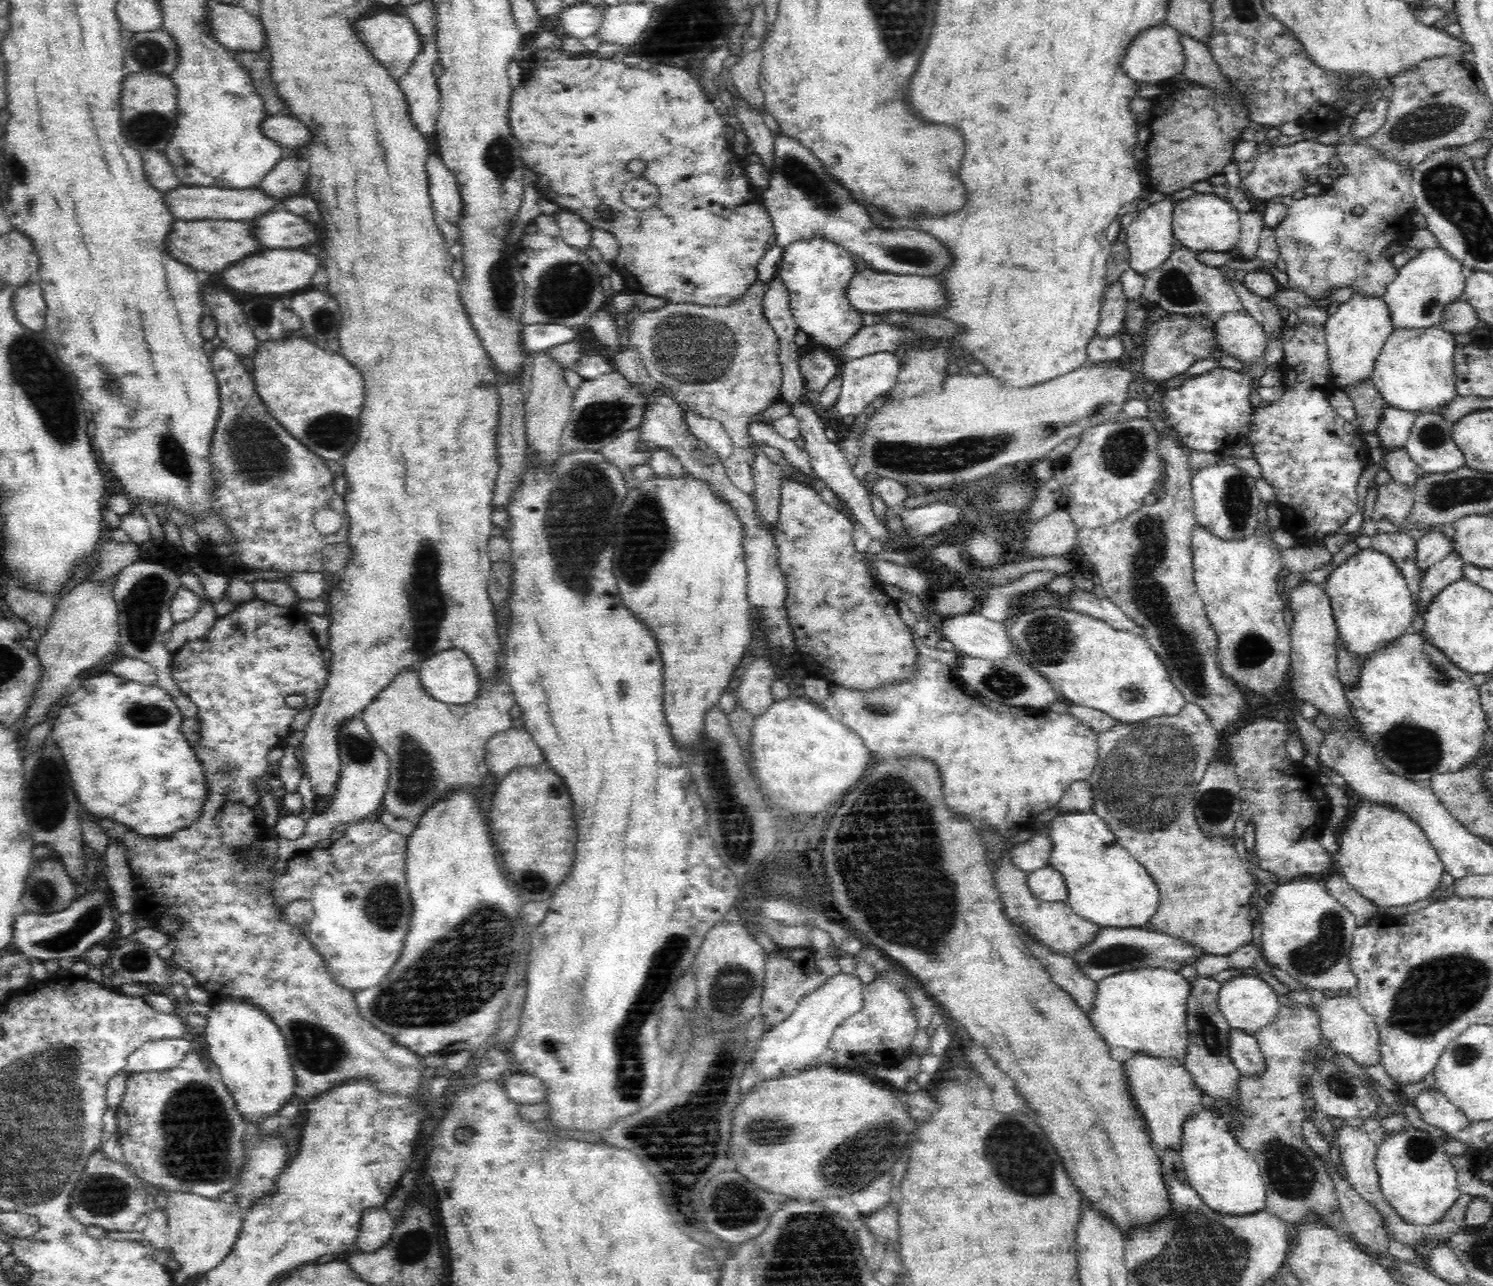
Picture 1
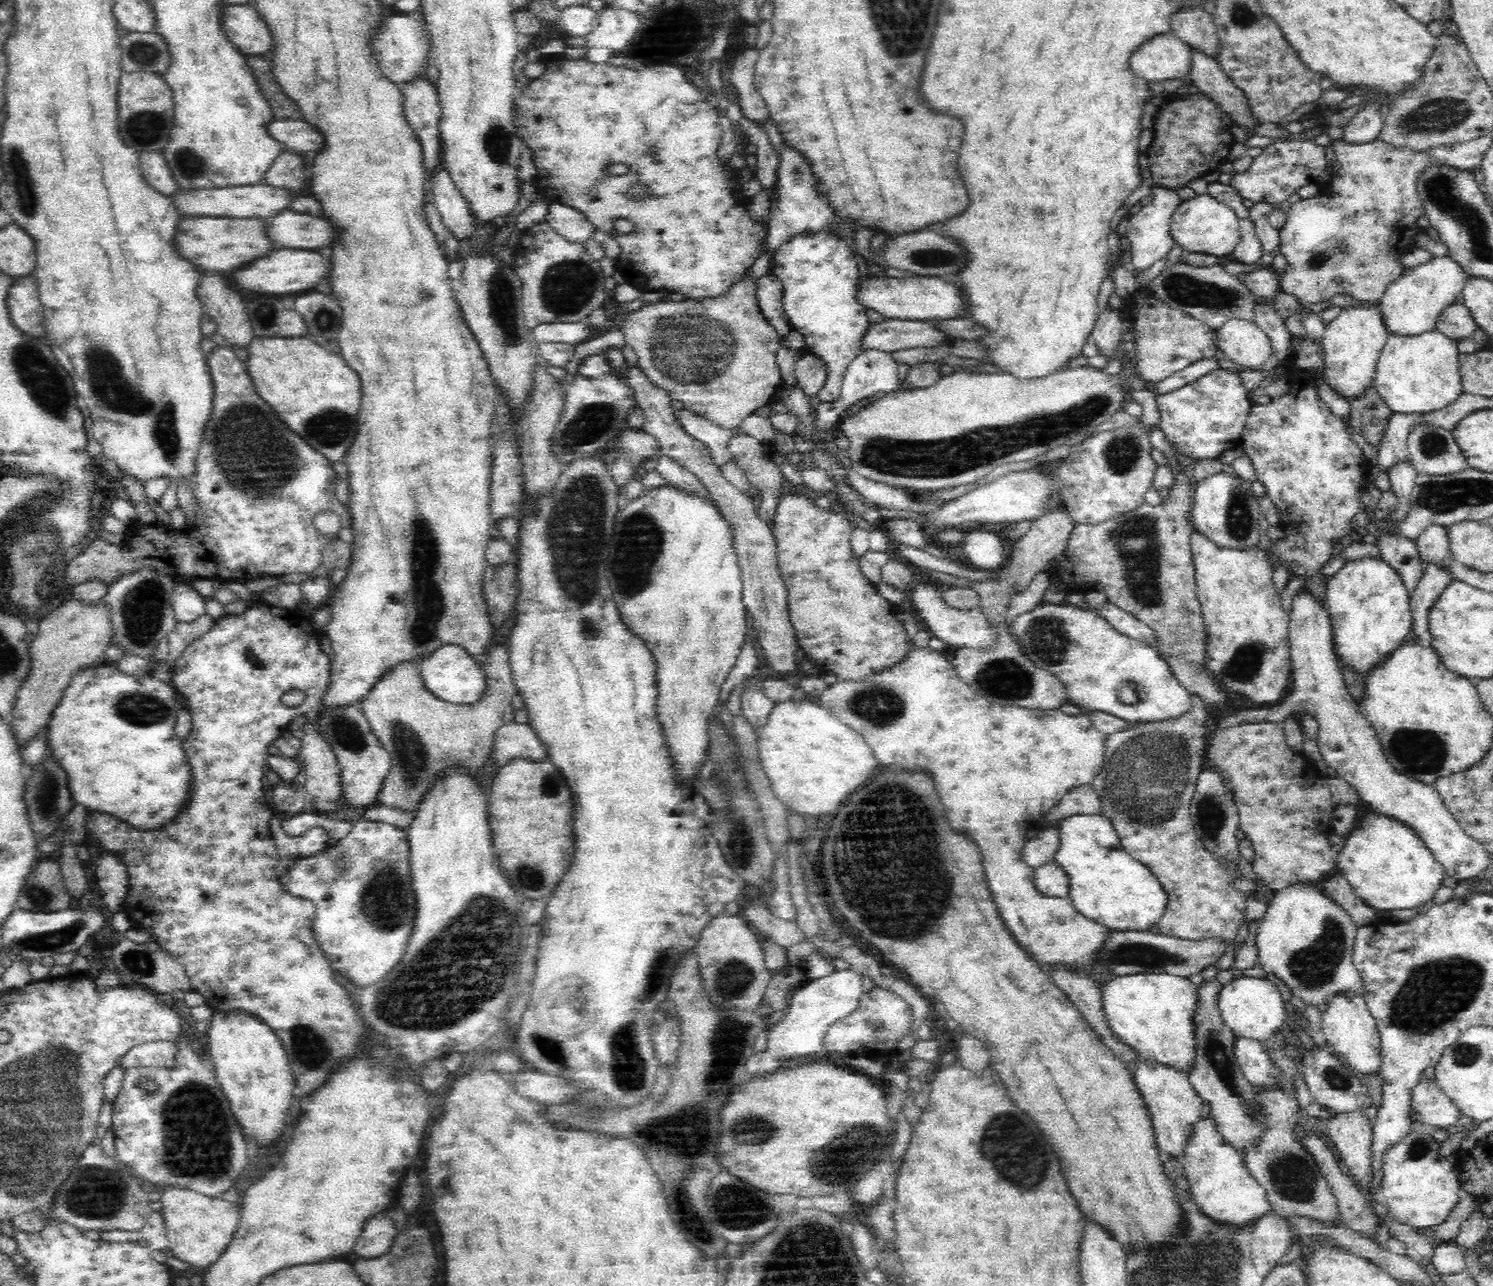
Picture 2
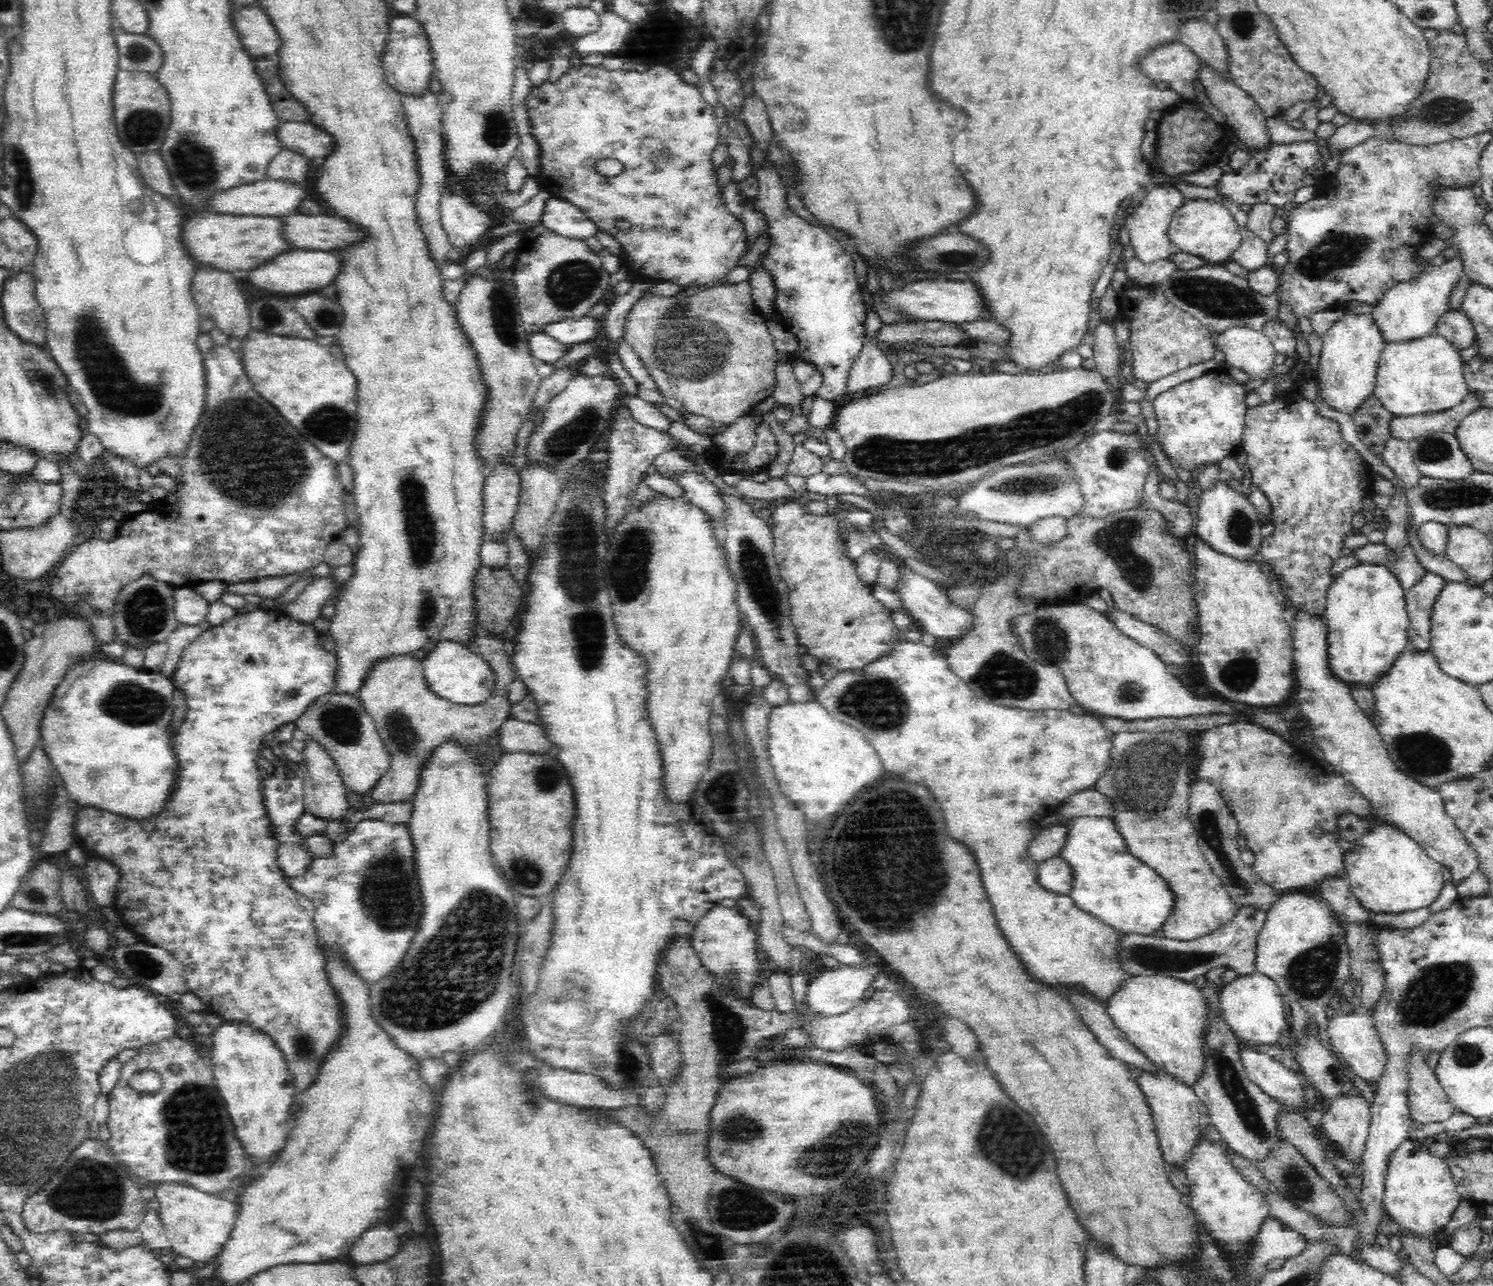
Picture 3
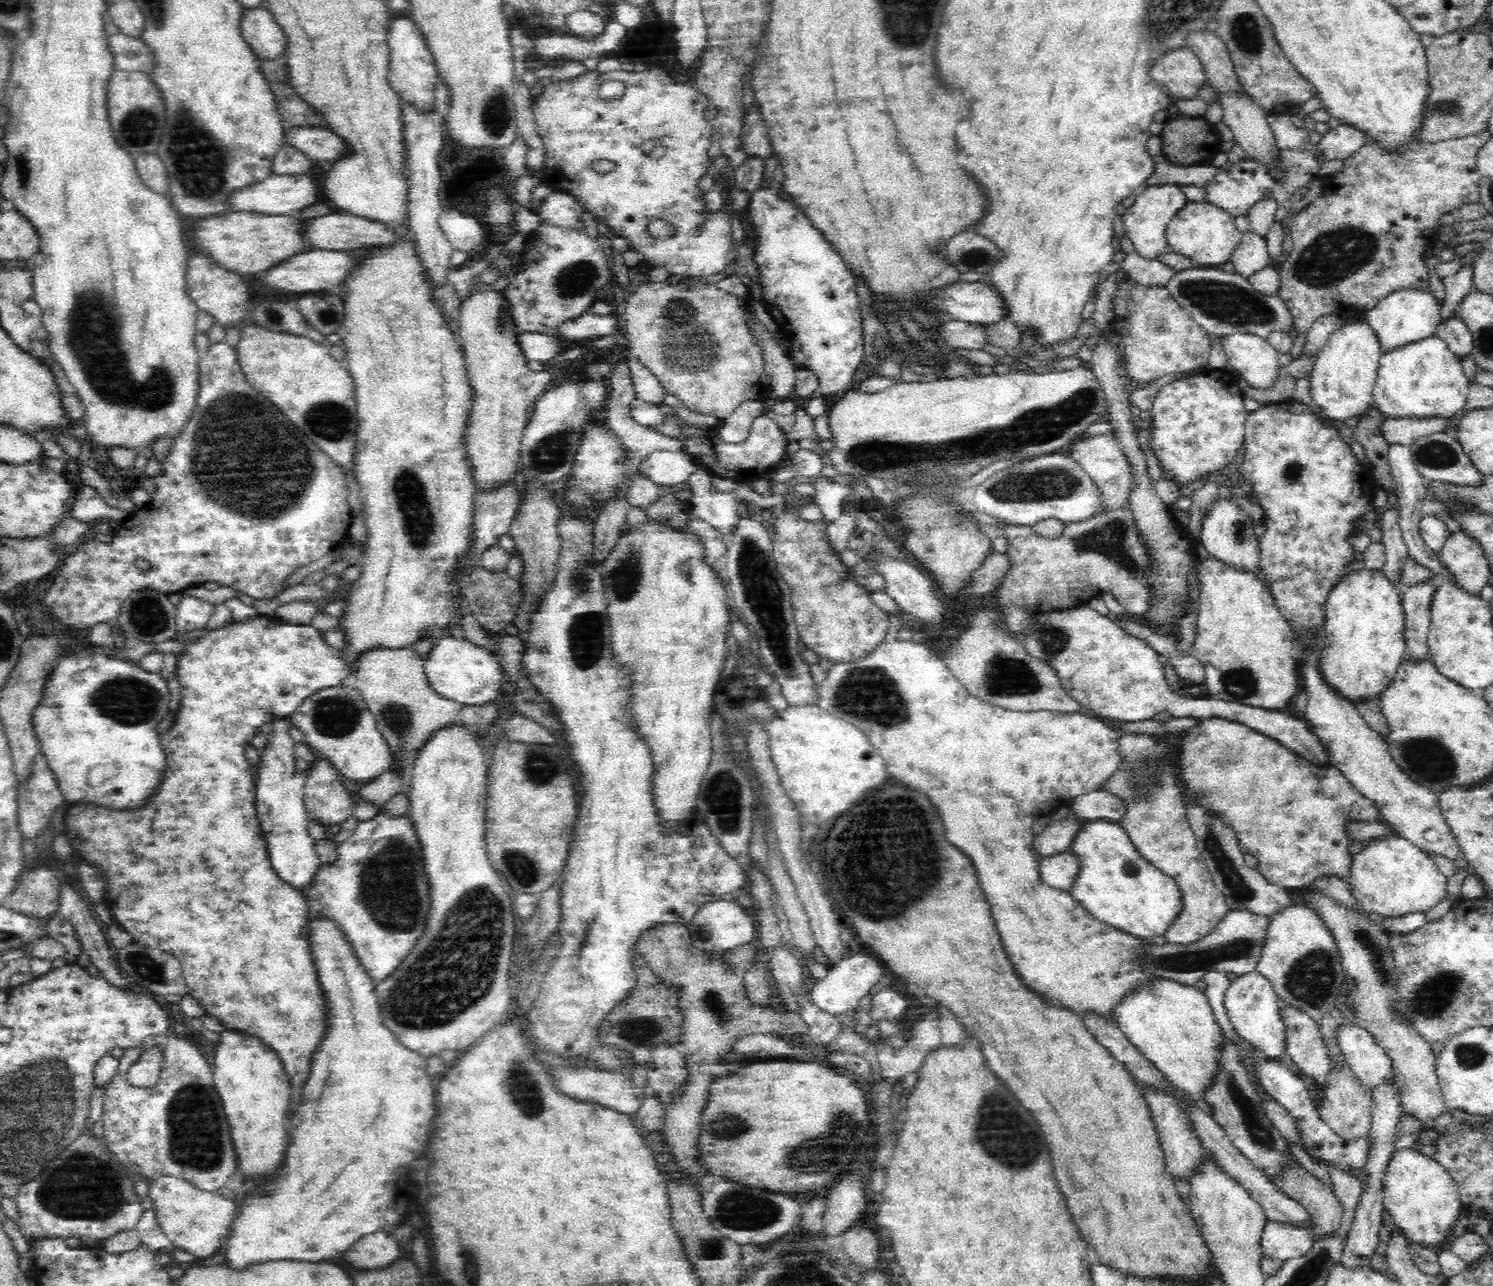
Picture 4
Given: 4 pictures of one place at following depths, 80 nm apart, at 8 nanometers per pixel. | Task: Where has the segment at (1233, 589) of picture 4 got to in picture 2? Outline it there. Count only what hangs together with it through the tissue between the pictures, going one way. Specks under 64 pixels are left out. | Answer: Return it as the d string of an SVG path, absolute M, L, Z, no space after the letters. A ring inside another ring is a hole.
M1195 530L1191 534L1191 551L1195 564L1197 597L1207 628L1207 668L1225 690L1238 692L1254 702L1282 700L1288 678L1291 676L1291 650L1289 645L1289 617L1282 609L1282 599L1272 582L1276 569L1269 554L1256 544L1251 549L1232 549L1209 540Z

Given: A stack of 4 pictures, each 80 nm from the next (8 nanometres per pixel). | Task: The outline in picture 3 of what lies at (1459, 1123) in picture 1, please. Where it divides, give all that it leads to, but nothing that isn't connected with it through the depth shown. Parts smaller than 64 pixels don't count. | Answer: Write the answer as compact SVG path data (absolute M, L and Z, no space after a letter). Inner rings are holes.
M1416 1053L1411 1058L1409 1073L1408 1106L1411 1119L1419 1126L1448 1120L1455 1108L1449 1103L1435 1070L1428 1067L1424 1055Z

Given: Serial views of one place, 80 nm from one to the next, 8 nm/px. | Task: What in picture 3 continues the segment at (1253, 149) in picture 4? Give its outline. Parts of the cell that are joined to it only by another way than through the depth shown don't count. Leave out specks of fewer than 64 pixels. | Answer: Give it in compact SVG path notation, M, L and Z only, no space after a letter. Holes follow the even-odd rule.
M1200 62L1198 80L1200 80L1210 102L1226 116L1226 123L1233 128L1239 140L1244 142L1246 150L1255 148L1258 151L1262 151L1272 143L1270 135L1268 135L1263 110L1260 110L1260 107L1256 105L1256 101L1251 96L1248 96L1245 90L1236 86L1226 76L1221 76L1216 69L1204 65L1203 62Z

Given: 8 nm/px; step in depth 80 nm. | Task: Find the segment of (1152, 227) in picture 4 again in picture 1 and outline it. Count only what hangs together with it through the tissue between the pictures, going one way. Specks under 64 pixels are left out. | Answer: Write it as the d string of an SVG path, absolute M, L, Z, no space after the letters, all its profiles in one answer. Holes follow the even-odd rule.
M1168 199L1152 203L1149 208L1140 211L1138 217L1126 227L1126 245L1130 249L1130 268L1140 274L1148 274L1162 266L1172 255L1176 246L1173 232L1174 200Z

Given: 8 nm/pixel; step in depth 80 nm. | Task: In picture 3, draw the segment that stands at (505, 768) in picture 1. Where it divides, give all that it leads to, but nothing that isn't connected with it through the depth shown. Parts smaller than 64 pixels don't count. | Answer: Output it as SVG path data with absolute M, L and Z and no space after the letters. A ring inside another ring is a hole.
M522 720L504 721L498 732L498 745L502 751L527 751L530 754L543 755L552 751L553 746L539 724Z

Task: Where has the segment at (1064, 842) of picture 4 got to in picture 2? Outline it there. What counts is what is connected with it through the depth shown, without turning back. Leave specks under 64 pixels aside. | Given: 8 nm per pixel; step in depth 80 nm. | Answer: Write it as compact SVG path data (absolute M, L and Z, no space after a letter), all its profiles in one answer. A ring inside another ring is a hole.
M1056 826L1048 830L1038 830L1034 833L1034 838L1020 850L1020 859L1026 865L1038 868L1044 866L1044 863L1050 862L1060 846L1059 830Z

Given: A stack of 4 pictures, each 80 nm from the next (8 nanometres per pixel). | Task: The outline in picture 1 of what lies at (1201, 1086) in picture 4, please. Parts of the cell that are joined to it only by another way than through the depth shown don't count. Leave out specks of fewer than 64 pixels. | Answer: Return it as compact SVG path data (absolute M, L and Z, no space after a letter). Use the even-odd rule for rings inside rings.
M1130 969L1124 970L1123 973L1119 973L1113 976L1108 976L1103 980L1096 982L1096 998L1094 998L1094 1004L1090 1010L1086 1010L1086 1014L1095 1027L1096 1032L1100 1033L1100 1036L1104 1039L1104 1042L1111 1048L1122 1046L1122 1048L1130 1048L1135 1052L1142 1052L1151 1054L1153 1057L1160 1058L1176 1058L1178 1061L1183 1060L1187 1056L1188 1048L1188 1027L1186 1026L1187 1017L1187 1002L1188 996L1191 993L1190 981L1181 976L1178 971L1172 969Z

